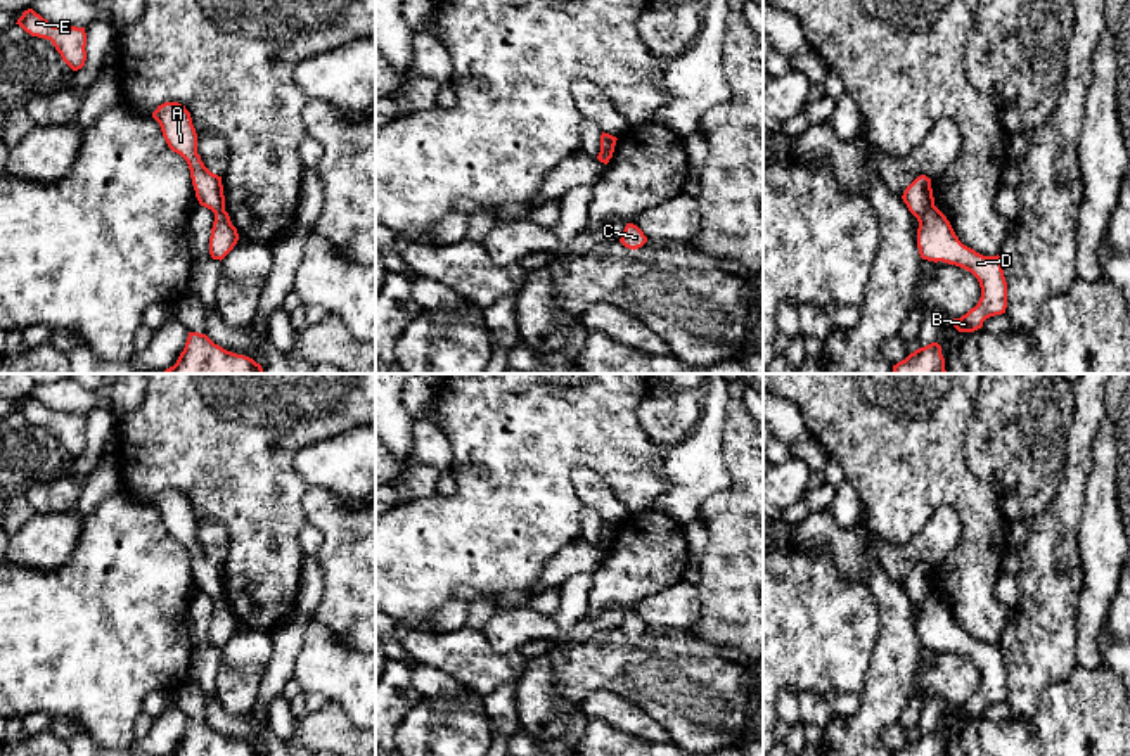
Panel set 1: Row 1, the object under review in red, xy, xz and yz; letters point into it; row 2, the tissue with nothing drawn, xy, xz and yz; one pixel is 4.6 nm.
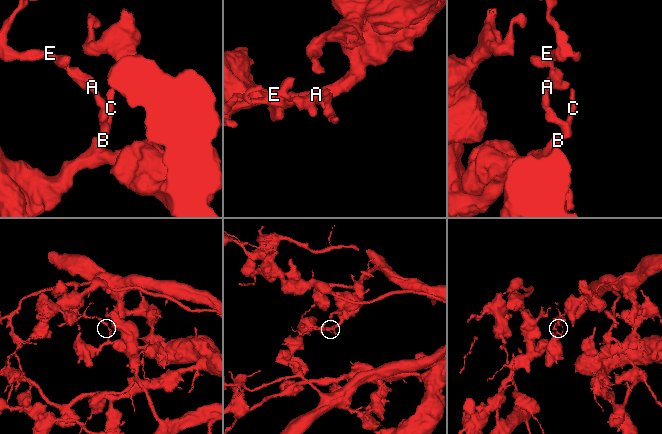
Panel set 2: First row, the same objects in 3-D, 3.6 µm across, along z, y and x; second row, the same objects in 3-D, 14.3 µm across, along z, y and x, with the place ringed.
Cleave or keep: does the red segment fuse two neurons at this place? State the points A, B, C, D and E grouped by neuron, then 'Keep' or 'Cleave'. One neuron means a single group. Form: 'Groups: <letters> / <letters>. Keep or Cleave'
Groups: A E / B C D. Cleave

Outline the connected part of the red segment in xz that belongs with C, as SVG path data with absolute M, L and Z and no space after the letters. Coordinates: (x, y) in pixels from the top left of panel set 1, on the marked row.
M626 223L620 242L628 247L628 249L639 249L647 242L647 237L644 235L644 232L633 225L633 223Z

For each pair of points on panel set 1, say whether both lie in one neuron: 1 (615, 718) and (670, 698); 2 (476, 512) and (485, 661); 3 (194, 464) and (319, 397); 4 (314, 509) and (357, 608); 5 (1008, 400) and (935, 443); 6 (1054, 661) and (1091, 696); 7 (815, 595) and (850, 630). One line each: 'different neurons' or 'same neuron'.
1: different neurons
2: different neurons
3: same neuron
4: same neuron
5: different neurons
6: different neurons
7: same neuron

